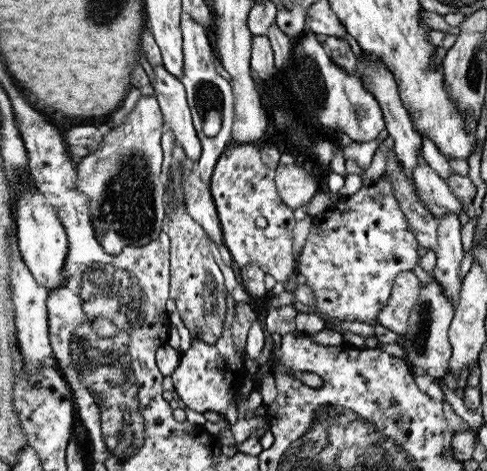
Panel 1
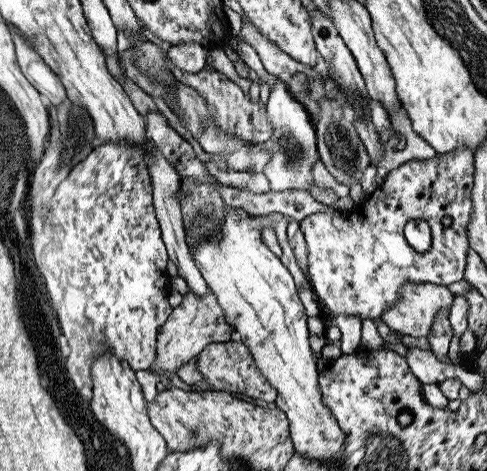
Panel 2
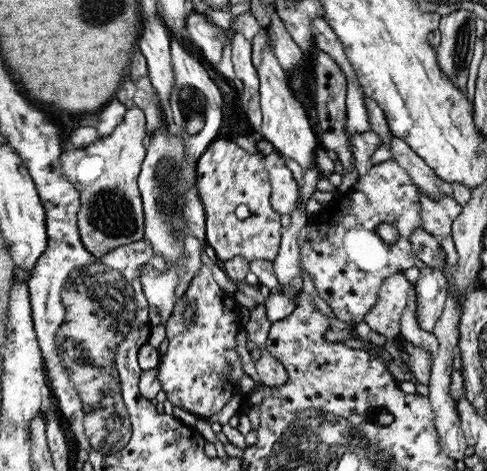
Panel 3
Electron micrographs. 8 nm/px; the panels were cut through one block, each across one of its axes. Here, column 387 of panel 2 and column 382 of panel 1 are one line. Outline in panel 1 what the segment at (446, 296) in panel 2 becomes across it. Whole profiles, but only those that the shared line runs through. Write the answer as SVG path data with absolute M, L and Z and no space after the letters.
M400 272L394 280L394 288L390 290L390 300L386 302L382 312L376 316L378 326L398 336L404 336L408 330L410 312L416 306L420 292L422 288L418 286L416 276L412 272Z

